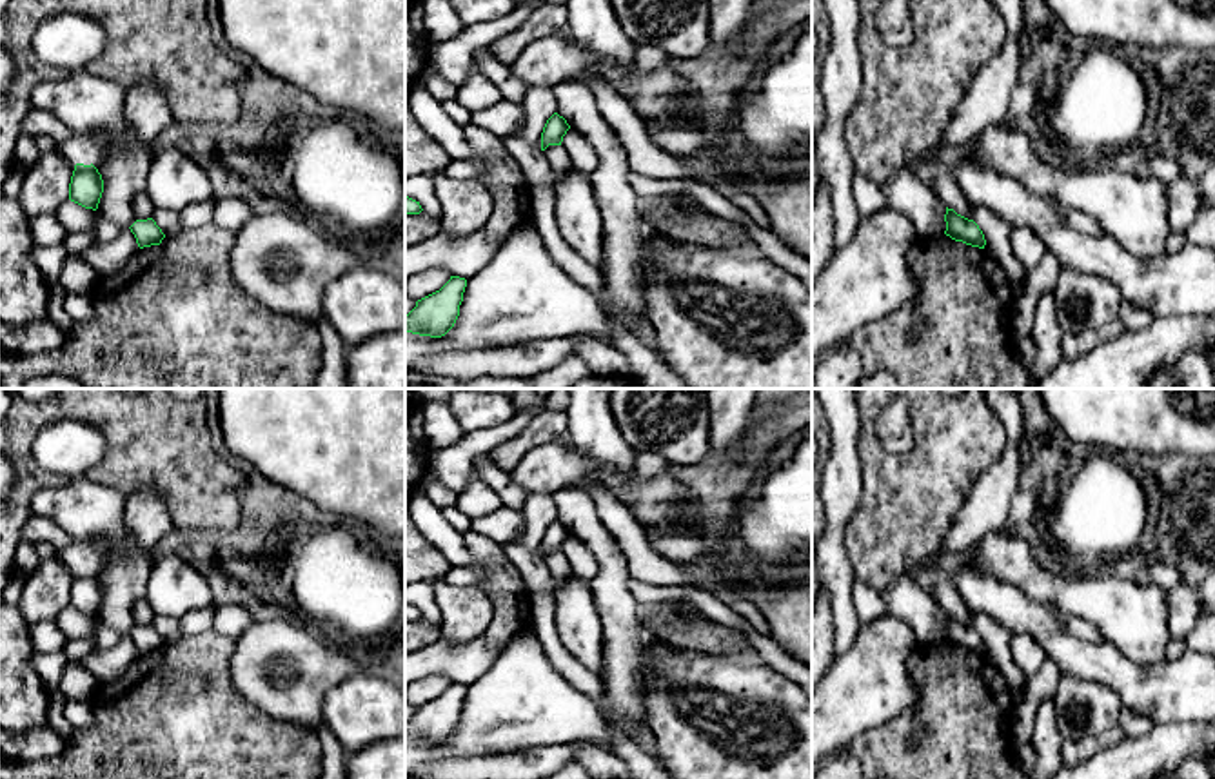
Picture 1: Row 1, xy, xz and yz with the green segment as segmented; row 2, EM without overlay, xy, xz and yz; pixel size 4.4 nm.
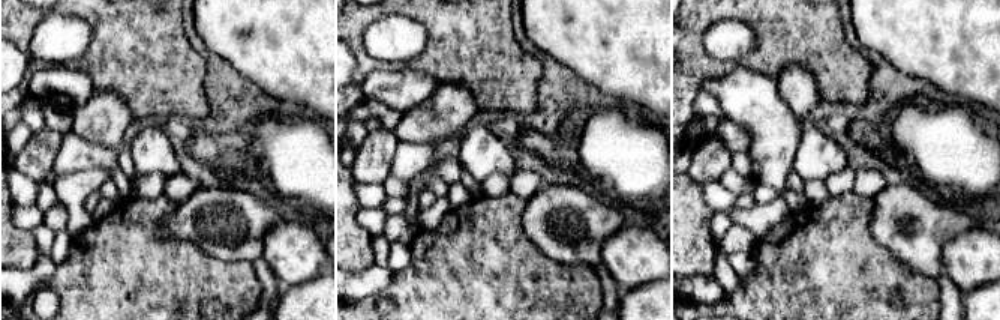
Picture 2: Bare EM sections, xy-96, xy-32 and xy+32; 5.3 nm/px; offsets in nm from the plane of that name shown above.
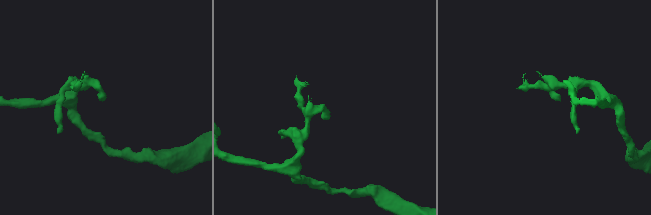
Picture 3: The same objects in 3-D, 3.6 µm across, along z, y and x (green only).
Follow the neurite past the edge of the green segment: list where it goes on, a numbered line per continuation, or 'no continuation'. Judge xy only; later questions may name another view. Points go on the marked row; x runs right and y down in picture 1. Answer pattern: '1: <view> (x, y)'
no continuation

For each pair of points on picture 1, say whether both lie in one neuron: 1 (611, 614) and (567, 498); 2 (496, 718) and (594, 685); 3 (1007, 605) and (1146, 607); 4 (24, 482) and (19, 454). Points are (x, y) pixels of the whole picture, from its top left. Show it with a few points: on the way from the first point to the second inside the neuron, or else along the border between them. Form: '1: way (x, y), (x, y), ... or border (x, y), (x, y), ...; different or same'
1: way (611, 585), (611, 558), (587, 527); same
2: border (549, 661), (602, 714); different
3: border (1014, 585), (1034, 600), (1056, 605), (1065, 614); different
4: way (24, 474), (24, 462); same

